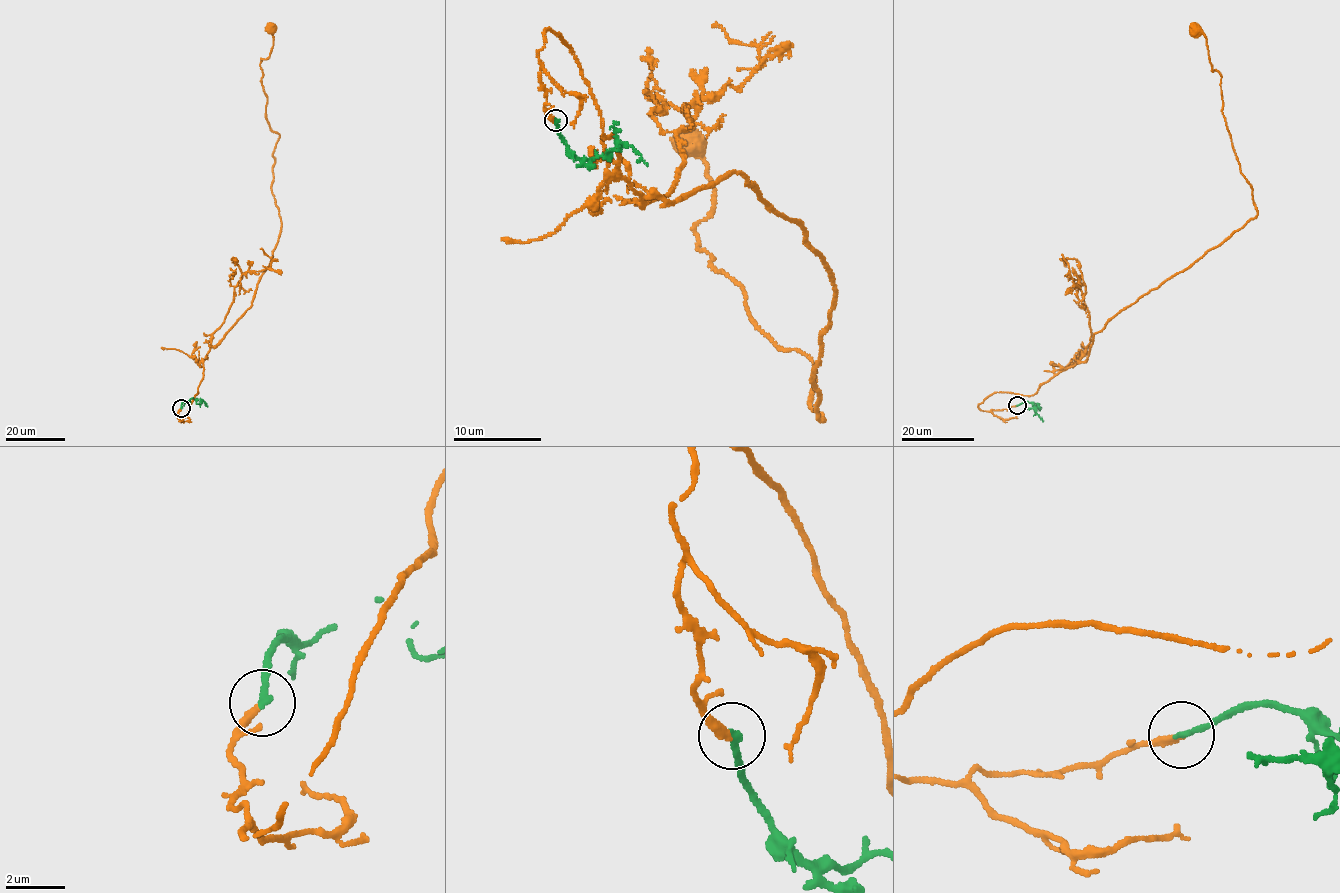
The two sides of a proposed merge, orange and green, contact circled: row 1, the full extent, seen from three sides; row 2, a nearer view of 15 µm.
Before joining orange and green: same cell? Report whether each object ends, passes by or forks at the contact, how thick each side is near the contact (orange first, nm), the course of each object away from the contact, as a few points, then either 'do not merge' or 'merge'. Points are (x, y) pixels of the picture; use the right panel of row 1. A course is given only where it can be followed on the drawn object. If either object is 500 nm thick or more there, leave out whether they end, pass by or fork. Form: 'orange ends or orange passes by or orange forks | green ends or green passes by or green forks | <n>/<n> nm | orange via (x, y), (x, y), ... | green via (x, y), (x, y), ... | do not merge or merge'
orange ends | green ends | 300/240 nm | orange via (1016, 405), (978, 405), (1033, 394), (1087, 359), (1107, 320), (1257, 214), (1221, 75), (1193, 32) | green via (1016, 405), (1028, 402), (1038, 404), (1035, 412), (1043, 421) | do not merge

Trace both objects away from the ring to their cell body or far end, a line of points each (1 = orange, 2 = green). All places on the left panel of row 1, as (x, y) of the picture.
1: (181, 408), (180, 421), (282, 227), (271, 185), (279, 135), (260, 66), (271, 30)
2: (181, 408), (182, 402), (191, 398), (197, 403), (202, 401), (207, 406)

